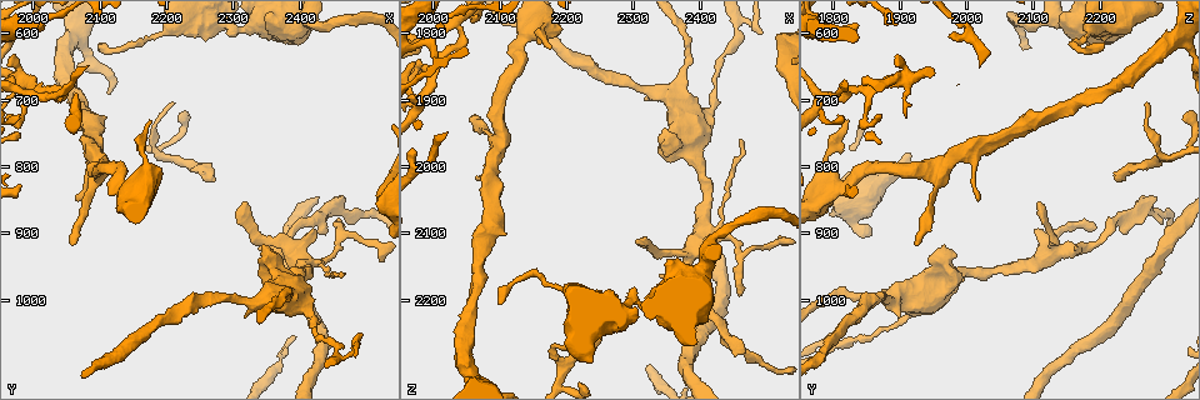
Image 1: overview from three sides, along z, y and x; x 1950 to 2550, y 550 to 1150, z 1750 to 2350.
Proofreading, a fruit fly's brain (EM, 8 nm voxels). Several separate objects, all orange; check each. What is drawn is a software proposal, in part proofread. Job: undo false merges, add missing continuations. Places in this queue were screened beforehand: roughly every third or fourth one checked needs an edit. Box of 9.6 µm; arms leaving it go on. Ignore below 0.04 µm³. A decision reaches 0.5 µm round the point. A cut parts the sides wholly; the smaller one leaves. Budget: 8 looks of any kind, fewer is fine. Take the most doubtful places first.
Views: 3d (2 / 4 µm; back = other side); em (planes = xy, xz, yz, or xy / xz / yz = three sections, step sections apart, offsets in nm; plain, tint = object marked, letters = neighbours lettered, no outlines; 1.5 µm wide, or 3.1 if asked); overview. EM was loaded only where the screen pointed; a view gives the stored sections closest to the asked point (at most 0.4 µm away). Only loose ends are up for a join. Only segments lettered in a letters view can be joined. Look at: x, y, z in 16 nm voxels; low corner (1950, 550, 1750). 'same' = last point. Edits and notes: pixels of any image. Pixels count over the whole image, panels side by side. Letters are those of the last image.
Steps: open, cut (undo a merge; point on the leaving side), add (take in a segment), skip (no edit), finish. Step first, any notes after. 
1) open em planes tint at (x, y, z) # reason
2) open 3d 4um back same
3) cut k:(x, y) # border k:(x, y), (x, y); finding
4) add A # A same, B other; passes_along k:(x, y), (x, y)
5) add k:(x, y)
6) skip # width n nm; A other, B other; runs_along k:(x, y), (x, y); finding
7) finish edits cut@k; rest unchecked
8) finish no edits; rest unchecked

open em xz step 8 tint at (2335, 925, 2165) # an open end

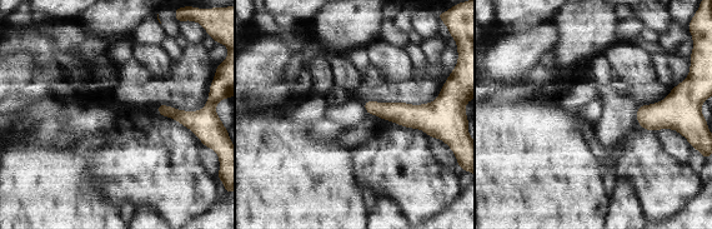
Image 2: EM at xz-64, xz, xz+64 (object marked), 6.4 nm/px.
open em planes letters same

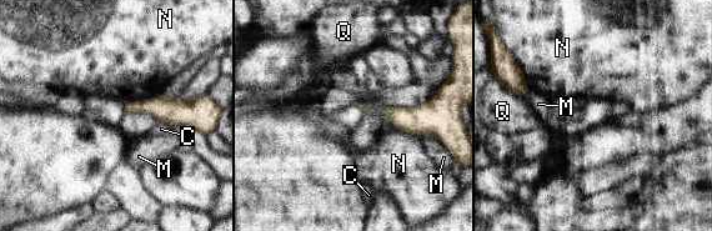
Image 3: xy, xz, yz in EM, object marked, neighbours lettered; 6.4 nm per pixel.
skip # C other, M other, N other, Q other; border 3:(170, 93), (126, 104); no lettered segment goes on from it

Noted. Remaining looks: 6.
open em xy step 8 tint at (2460, 895, 2190) # tapers out

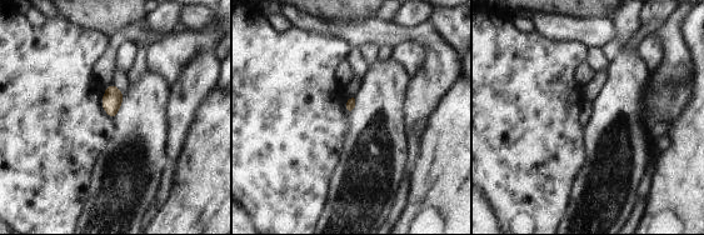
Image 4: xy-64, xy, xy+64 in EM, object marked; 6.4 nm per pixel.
open em planes letters same # another direction

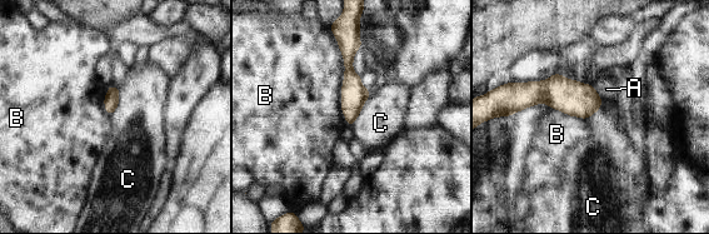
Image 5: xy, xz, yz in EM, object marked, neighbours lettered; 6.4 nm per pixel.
skip # A other, B other, C other; border 5:(330, 30), (343, 58), (345, 119); none of them fits

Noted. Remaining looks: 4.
open 3d 2um at (2350, 920, 1965) # branch stops here

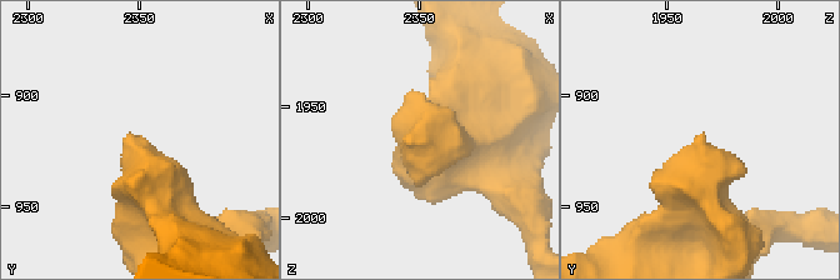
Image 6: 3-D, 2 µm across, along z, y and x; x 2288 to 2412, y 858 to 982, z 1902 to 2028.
open em planes tint at (2344, 916, 1969) # shape alone is not enough

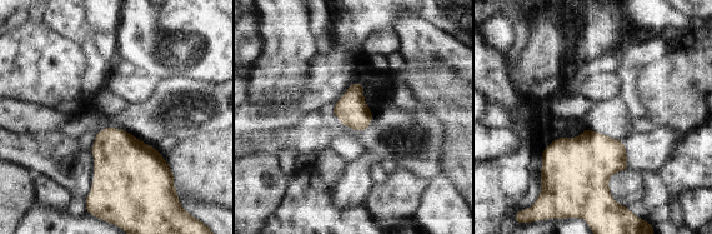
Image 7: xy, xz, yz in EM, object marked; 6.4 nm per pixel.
open em planes letters same

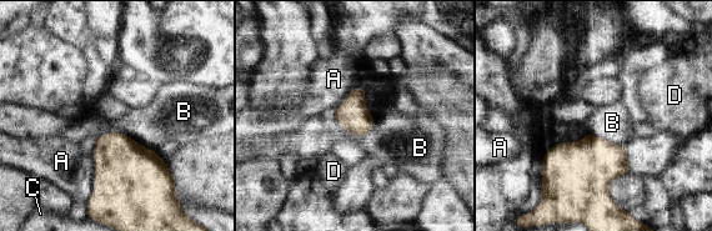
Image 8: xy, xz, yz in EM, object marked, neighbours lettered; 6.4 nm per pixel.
skip # A other, B other, C other, D other; border 8:(96, 139), (120, 132), (155, 152); no lettered segment goes on from it

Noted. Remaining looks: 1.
finish no edits; rest unchecked

